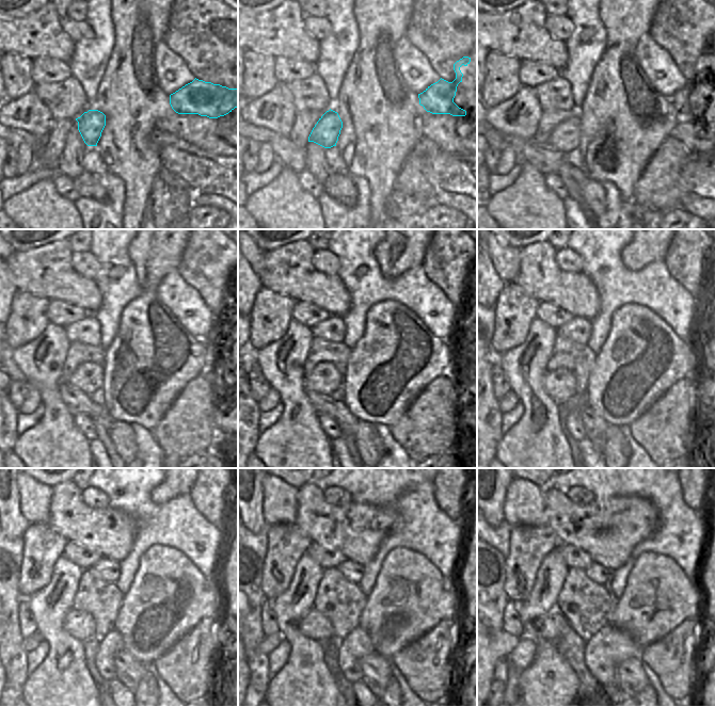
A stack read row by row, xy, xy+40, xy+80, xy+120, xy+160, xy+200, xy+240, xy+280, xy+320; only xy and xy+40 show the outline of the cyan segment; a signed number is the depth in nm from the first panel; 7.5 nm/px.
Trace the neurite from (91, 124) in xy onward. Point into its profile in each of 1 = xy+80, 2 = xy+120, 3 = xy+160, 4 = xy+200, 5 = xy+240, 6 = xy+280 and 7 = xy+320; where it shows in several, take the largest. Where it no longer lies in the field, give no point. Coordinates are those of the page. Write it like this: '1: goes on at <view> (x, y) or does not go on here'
1: goes on at xy+80 (565, 138)
2: goes on at xy+120 (89, 376)
3: goes on at xy+160 (324, 379)
4: goes on at xy+200 (559, 384)
5: goes on at xy+240 (80, 624)
6: goes on at xy+280 (314, 625)
7: goes on at xy+320 (547, 627)

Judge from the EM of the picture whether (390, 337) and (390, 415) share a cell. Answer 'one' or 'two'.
one

